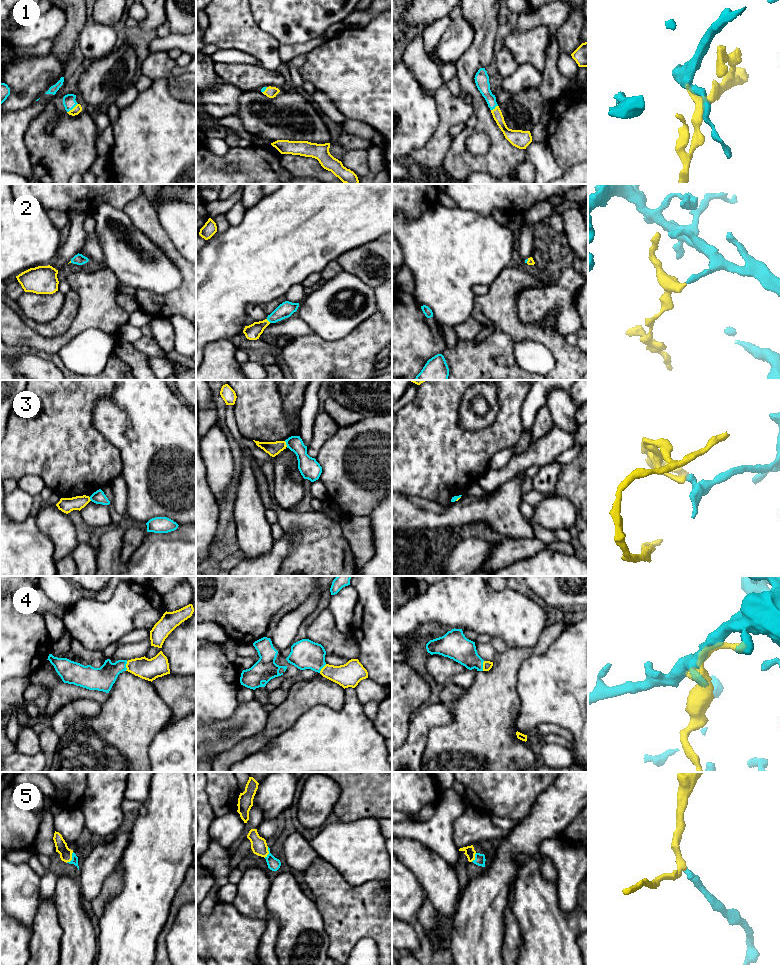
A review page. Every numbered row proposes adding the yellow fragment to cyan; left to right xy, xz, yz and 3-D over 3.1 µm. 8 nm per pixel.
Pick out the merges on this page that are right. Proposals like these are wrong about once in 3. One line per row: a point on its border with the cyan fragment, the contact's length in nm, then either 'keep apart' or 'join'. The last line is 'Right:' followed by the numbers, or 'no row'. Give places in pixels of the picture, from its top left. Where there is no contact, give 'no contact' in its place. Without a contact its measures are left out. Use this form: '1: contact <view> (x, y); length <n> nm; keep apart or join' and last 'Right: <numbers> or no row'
1: contact xy (72, 108); length 120 nm; join
2: contact xz (268, 320); length 50 nm; join
3: contact xz (286, 444); length 50 nm; keep apart
4: contact xy (125, 666); length 80 nm; join
5: contact xy (72, 858); length 110 nm; join
Right: 1, 2, 4, 5

